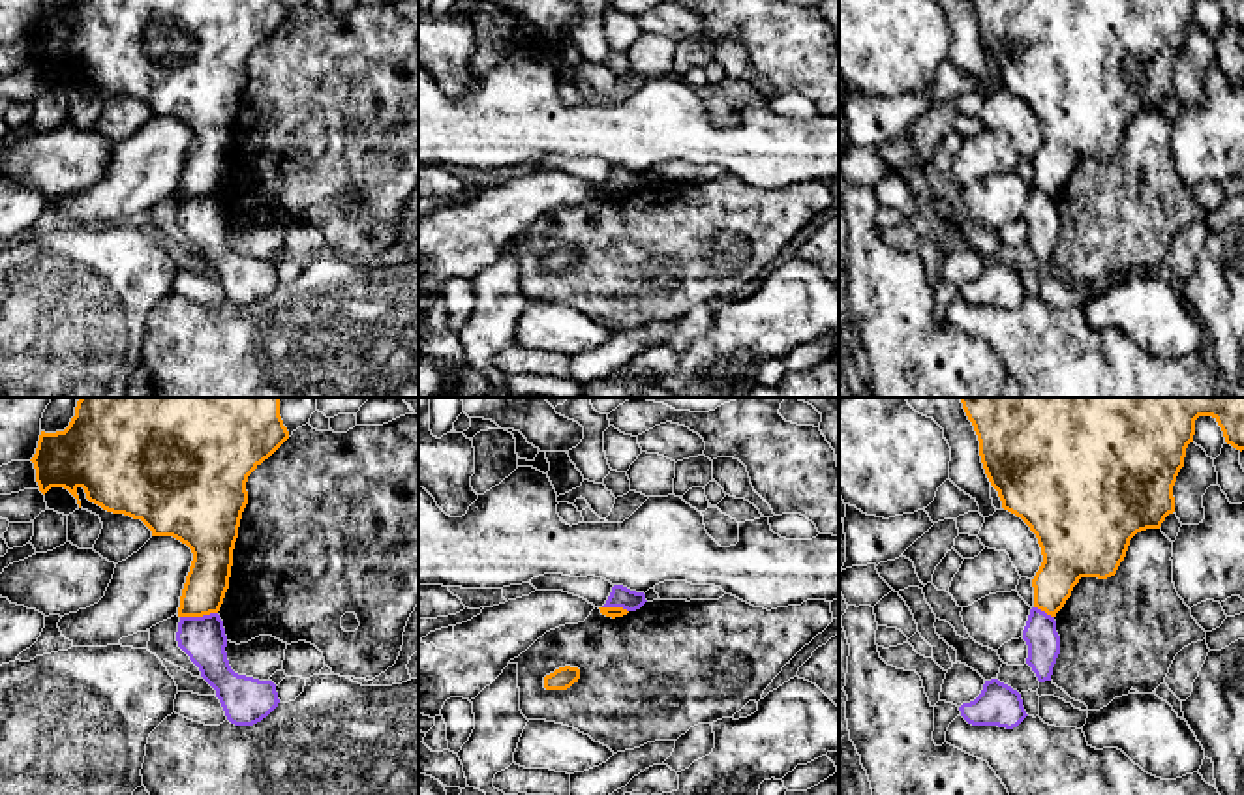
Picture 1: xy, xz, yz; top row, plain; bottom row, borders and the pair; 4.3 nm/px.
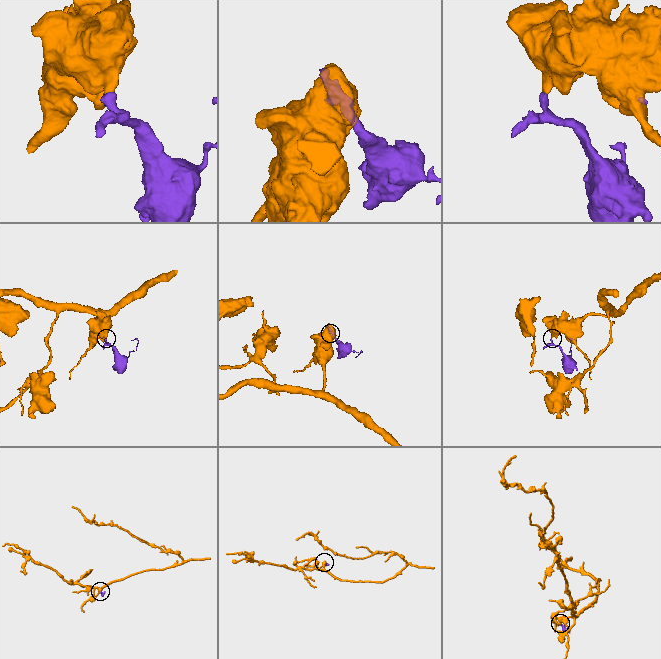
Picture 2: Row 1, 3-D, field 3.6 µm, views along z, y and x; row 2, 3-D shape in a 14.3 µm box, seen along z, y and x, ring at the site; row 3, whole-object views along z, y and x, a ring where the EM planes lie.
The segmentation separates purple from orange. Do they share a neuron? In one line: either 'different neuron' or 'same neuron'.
different neuron

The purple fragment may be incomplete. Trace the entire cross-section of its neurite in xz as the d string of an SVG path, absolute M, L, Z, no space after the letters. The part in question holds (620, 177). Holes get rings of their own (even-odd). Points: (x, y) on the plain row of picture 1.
M614 165L612 172L602 188L623 188L627 191L636 191L645 184L645 174L630 171L623 165Z

